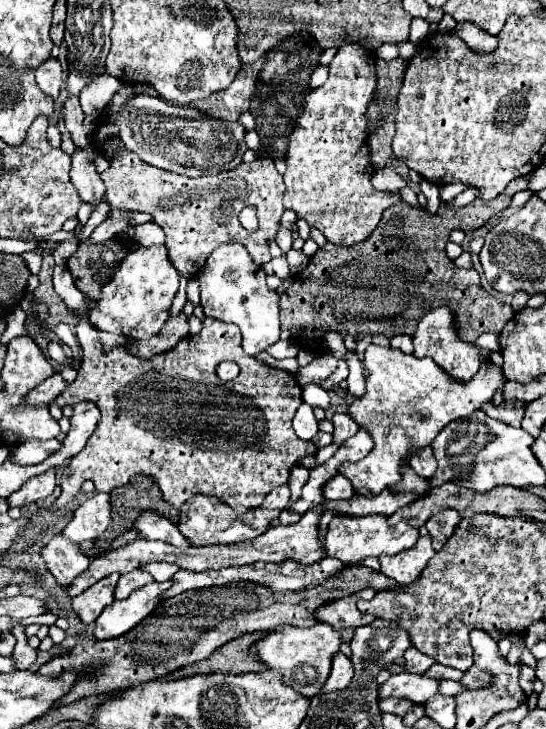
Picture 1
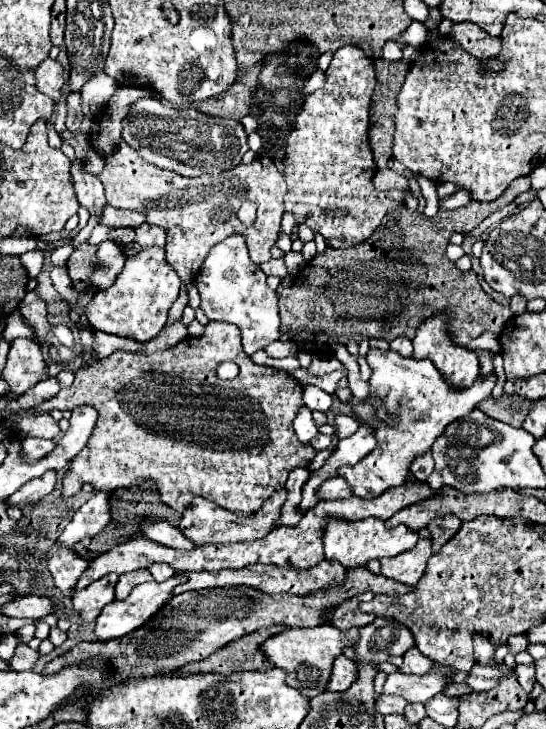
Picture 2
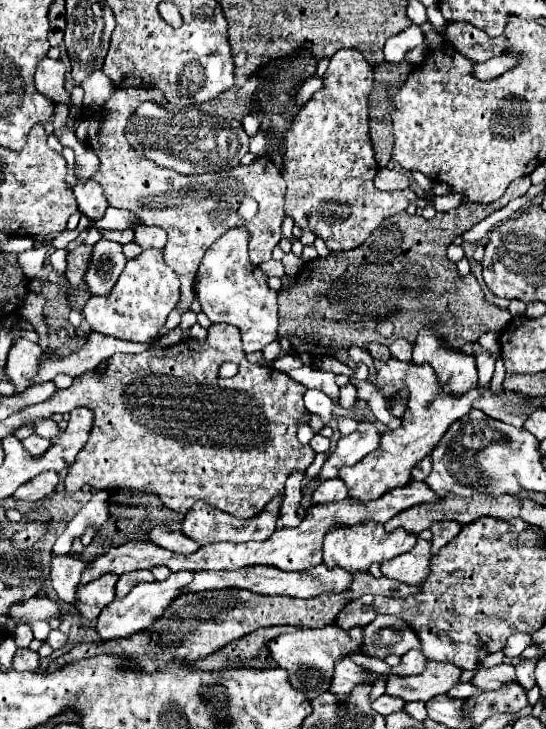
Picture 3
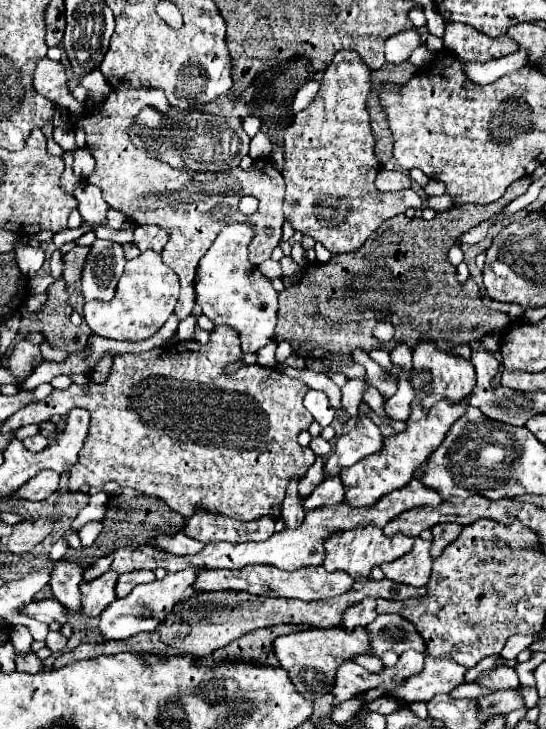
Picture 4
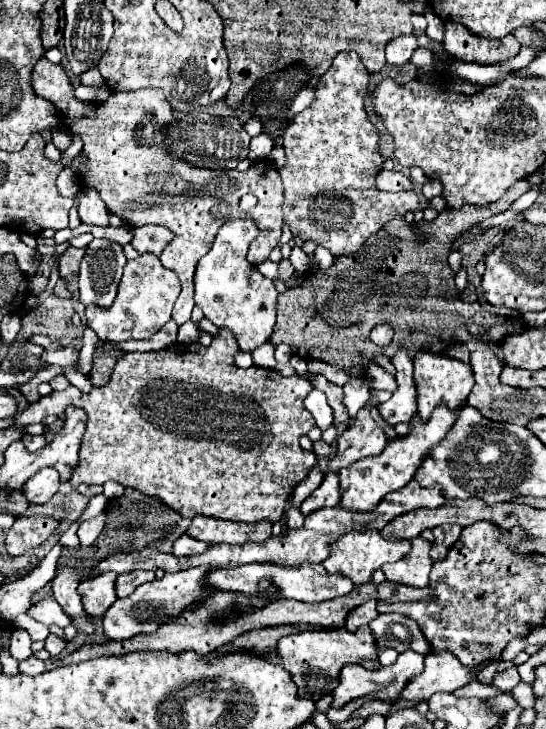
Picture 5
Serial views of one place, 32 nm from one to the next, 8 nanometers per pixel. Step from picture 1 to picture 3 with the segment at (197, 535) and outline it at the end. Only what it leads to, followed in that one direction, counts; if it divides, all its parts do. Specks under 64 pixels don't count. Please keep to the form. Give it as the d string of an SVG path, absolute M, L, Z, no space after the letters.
M282 498L272 500L272 504L268 504L268 508L258 514L256 518L250 520L238 520L226 512L218 512L216 508L204 504L202 500L198 500L194 504L194 508L186 514L184 524L182 524L182 532L196 540L198 544L210 544L210 542L248 542L248 540L266 540L274 530L276 530L276 520L280 518L280 504Z

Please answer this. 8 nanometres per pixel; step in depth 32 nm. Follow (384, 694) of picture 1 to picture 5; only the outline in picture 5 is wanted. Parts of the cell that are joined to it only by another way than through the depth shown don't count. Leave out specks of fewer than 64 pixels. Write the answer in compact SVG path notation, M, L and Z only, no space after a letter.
M438 652L426 656L424 672L408 682L402 692L406 700L428 700L434 692L454 692L474 680L484 664L464 666L452 652Z

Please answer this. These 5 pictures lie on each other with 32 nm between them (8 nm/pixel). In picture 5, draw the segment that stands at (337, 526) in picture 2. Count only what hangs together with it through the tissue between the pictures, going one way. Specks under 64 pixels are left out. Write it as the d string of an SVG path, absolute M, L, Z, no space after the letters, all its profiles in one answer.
M366 530L366 532L348 532L340 540L332 544L330 556L322 562L328 574L342 574L348 576L354 584L364 584L372 578L376 570L380 570L386 562L396 562L404 558L410 552L408 540L384 540L378 530Z

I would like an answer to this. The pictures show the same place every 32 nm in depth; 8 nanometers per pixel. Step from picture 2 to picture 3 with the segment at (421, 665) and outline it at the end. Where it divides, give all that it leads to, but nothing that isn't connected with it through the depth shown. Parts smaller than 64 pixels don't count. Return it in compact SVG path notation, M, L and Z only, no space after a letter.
M408 650L400 660L402 662L398 666L392 667L391 672L384 675L385 682L387 682L391 673L398 674L398 676L410 676L410 674L420 674L426 668L426 658L420 650Z

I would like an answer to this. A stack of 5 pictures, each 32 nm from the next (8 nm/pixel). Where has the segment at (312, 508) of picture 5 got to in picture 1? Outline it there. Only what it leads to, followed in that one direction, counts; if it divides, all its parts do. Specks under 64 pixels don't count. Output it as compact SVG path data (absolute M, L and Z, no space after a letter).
M342 474L334 476L332 480L328 480L328 484L324 484L324 498L326 500L348 500L354 496L354 488L350 484L348 478L344 478Z

